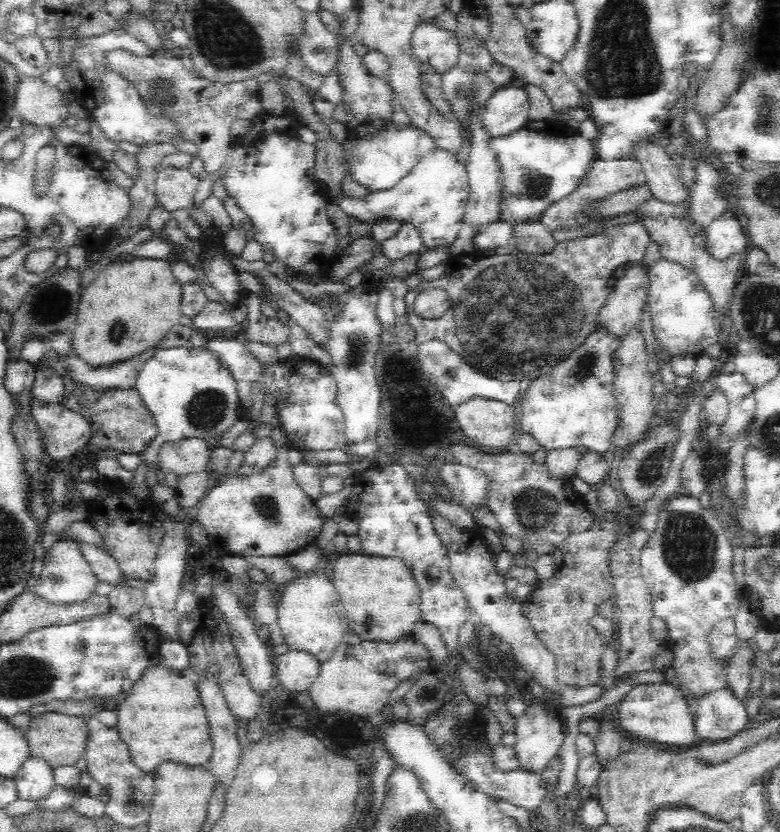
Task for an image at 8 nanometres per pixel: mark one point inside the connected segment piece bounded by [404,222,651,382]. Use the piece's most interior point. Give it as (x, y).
(499, 321)

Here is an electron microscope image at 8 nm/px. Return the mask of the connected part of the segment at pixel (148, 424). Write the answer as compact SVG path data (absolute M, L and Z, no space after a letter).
M90 388L86 389L88 389L86 394L79 394L77 390L73 393L92 416L89 442L97 448L141 454L155 437L157 426L154 417L144 408L138 393L133 388L110 392L93 392Z

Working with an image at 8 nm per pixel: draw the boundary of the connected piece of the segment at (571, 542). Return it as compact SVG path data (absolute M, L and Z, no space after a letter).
M596 519L592 526L584 532L571 534L562 546L551 553L556 564L555 573L549 579L543 580L533 592L527 606L527 615L536 631L536 635L556 655L556 676L558 685L584 689L597 685L599 675L599 658L601 651L601 636L588 622L596 615L596 606L602 600L614 600L613 583L611 582L610 558L611 550L617 540L616 521Z

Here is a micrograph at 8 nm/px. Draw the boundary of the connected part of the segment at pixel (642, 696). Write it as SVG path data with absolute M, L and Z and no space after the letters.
M674 683L639 684L632 690L619 706L618 725L623 733L632 733L648 742L659 742L666 745L697 744L695 710L690 706L683 688Z

